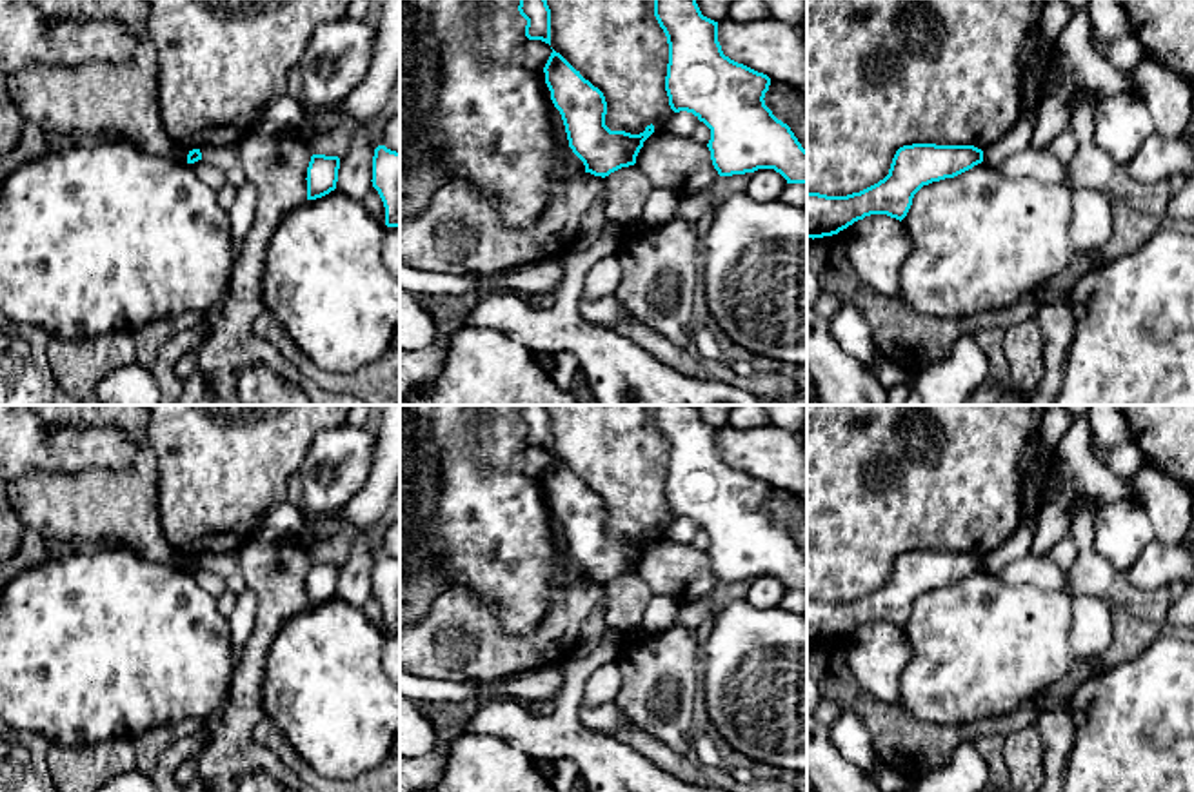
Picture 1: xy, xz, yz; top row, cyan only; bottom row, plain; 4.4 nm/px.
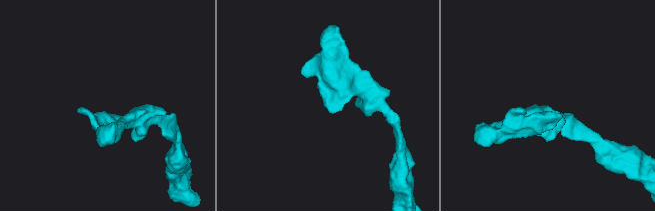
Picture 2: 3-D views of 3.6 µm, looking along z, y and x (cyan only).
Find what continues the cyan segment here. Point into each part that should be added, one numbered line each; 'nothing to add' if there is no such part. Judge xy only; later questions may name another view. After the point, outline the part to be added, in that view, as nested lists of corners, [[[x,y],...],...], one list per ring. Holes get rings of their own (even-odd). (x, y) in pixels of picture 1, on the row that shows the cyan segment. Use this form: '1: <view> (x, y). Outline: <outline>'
nothing to add

